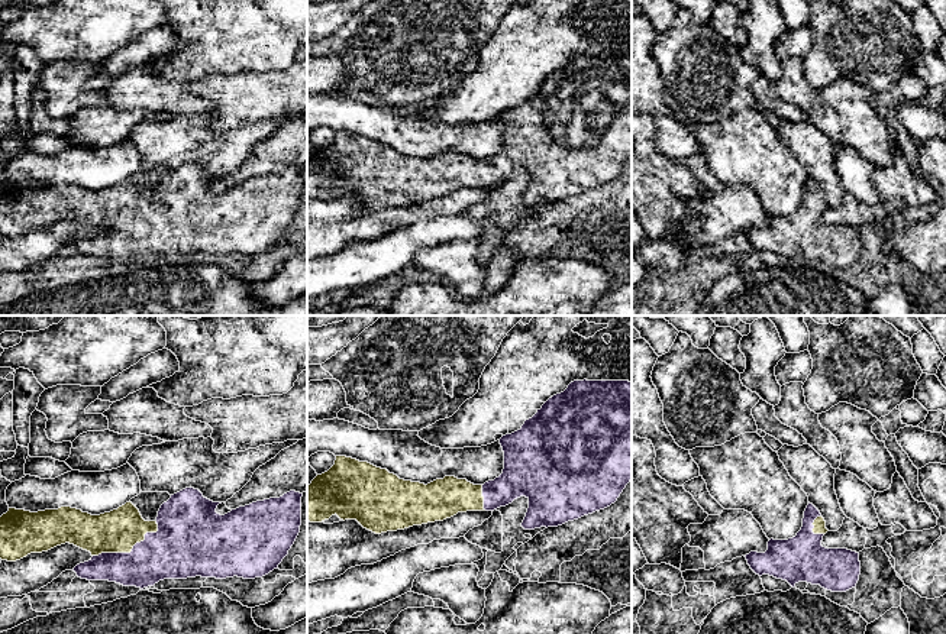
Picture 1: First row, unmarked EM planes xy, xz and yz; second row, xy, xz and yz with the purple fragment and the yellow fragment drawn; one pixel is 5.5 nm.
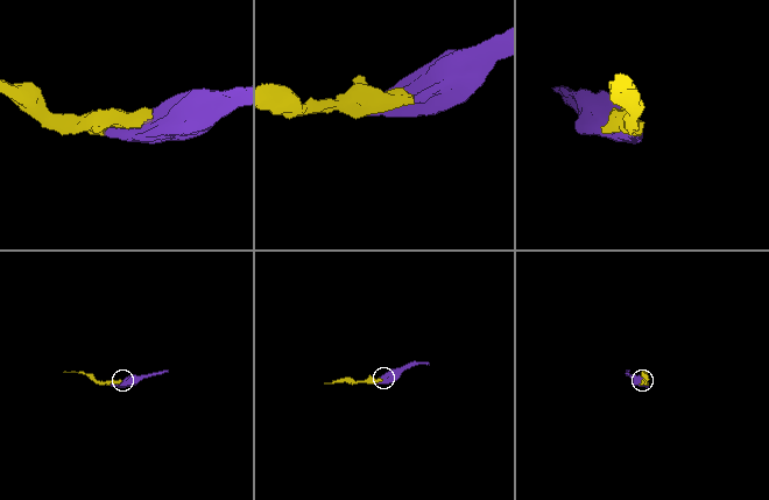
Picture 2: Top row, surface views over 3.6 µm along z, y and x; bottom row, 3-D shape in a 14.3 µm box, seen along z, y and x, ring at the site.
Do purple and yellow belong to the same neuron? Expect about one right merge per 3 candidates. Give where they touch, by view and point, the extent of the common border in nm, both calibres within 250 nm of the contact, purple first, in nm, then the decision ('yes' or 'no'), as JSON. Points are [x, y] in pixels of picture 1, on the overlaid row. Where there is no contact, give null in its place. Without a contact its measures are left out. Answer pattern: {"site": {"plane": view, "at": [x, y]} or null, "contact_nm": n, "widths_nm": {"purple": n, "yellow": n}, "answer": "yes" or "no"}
{"site": {"plane": "xy", "at": [132, 550]}, "contact_nm": 400, "widths_nm": {"purple": 320, "yellow": 240}, "answer": "yes"}

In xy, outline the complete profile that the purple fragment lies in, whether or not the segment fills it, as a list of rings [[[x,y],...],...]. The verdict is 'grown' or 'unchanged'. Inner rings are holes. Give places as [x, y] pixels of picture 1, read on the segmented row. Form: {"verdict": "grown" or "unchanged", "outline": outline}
{"verdict": "grown", "outline": [[[185,488],[161,505],[155,521],[145,521],[130,501],[100,515],[71,507],[38,512],[9,508],[0,517],[0,559],[16,562],[30,553],[70,543],[93,556],[72,569],[87,580],[143,589],[164,579],[262,578],[278,569],[300,533],[301,496],[290,491],[280,498],[256,501],[220,515],[216,508],[222,502],[204,498],[198,489]]]}

